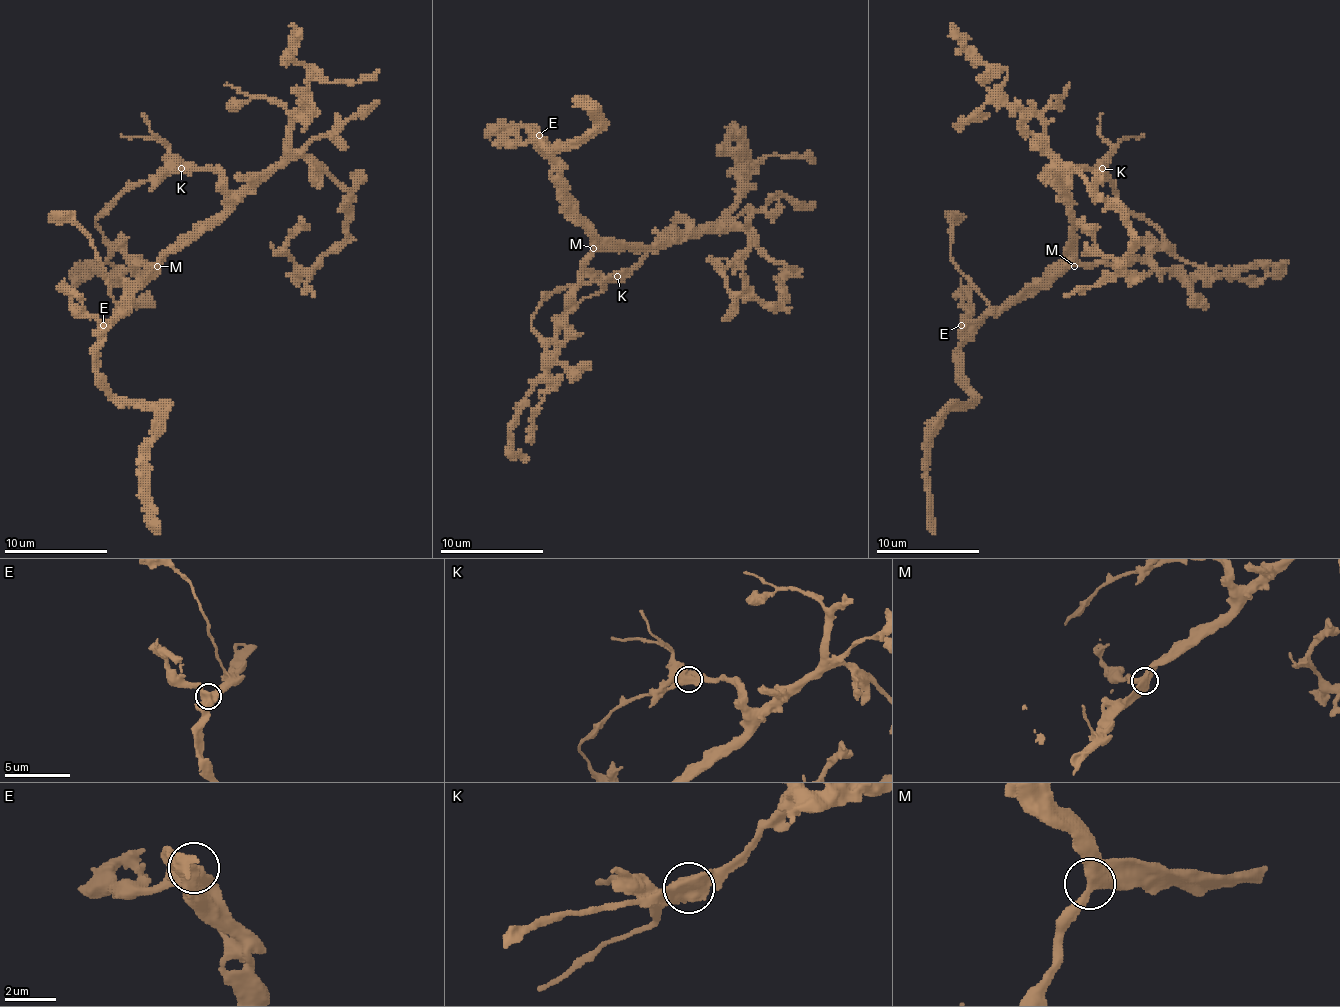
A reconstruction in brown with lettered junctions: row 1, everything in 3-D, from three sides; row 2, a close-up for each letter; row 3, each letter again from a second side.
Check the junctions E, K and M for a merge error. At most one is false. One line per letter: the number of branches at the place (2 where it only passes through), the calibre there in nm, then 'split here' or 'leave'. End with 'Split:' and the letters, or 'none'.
E: branches 2; calibre 600 nm; leave
K: branches 2; calibre 600 nm; split here
M: branches 2; calibre 500 nm; leave
Split: K

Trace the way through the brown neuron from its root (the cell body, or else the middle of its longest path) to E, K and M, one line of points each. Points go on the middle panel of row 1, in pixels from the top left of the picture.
E: (611, 246), (578, 215), (578, 202), (560, 184), (557, 166), (544, 153), (539, 135)
K: (611, 246), (658, 246), (660, 240), (634, 266), (624, 269), (616, 277)
M: (611, 246), (593, 248)

